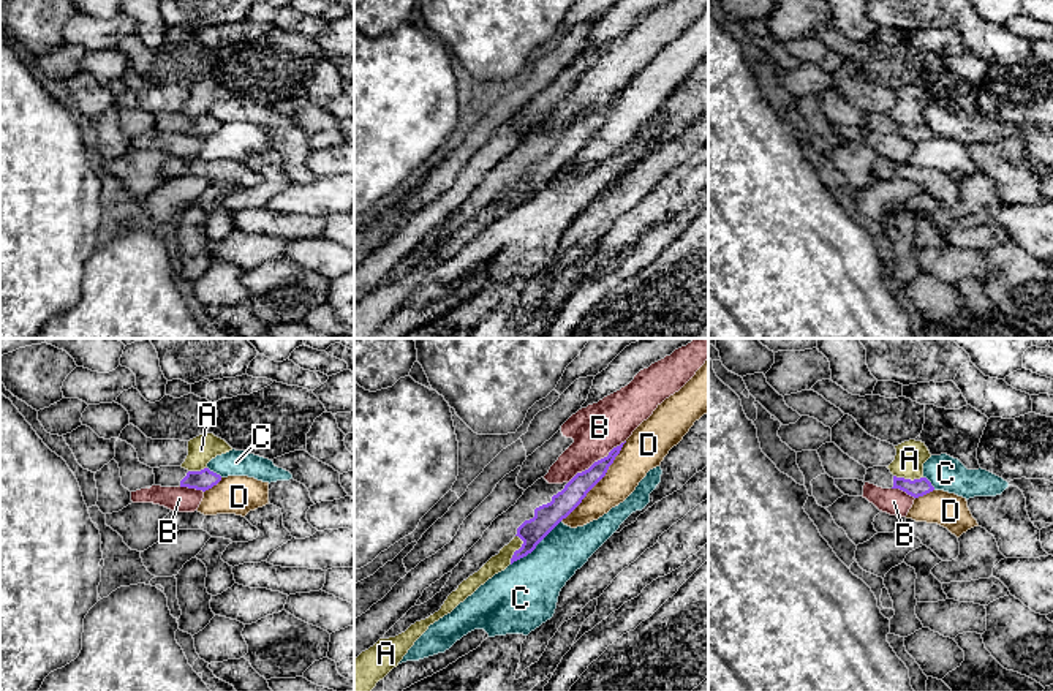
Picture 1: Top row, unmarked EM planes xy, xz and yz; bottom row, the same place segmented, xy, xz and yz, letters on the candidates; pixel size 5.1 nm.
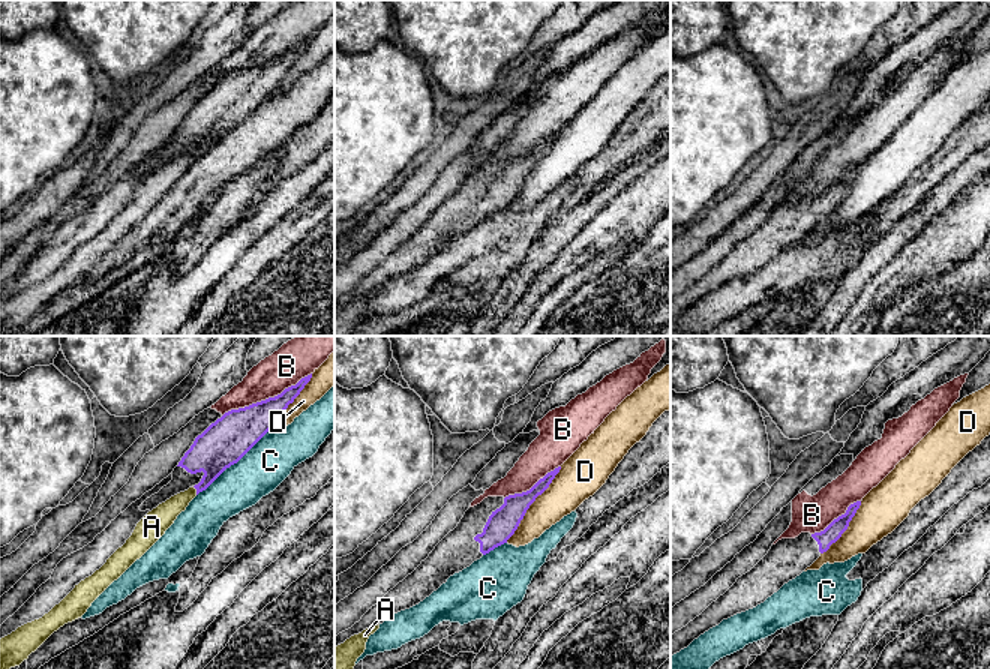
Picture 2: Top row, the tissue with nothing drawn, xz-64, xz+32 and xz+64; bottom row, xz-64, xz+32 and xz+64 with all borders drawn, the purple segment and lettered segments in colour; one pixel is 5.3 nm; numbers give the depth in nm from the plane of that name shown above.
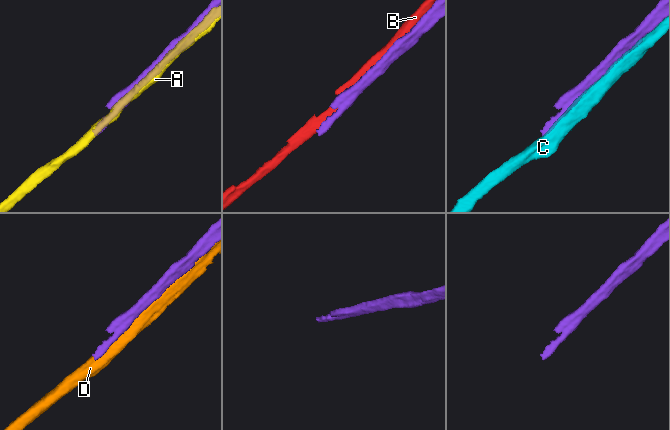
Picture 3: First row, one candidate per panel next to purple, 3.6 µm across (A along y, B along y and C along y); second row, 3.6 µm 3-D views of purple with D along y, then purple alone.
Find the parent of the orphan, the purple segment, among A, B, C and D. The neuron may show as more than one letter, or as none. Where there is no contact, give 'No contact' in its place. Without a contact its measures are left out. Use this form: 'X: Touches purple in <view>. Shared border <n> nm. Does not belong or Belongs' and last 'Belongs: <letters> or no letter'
A: Touches purple in xz. Shared border 160 nm. Does not belong
B: Touches purple in xz. Shared border 360 nm. Does not belong
C: Touches purple in xz. Shared border 340 nm. Does not belong
D: Touches purple in xz. Shared border 550 nm. Does not belong
Belongs: no letter

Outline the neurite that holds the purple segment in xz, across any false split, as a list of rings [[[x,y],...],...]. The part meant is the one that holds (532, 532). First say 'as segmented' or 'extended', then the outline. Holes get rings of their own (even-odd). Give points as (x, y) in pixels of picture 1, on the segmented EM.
extended; [[[625,443],[613,447],[607,457],[594,462],[588,470],[577,473],[569,482],[549,484],[544,478],[538,479],[523,492],[514,506],[492,522],[482,538],[452,569],[452,574],[441,591],[427,602],[411,607],[383,639],[395,637],[416,621],[425,620],[438,612],[447,596],[455,591],[463,580],[477,572],[492,557],[498,555],[515,536],[519,536],[523,544],[514,552],[511,565],[531,553],[606,476],[623,444]]]

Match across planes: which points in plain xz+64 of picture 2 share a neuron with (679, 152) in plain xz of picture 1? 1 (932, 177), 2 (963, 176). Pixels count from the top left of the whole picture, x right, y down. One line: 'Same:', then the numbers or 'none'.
Same: 2

